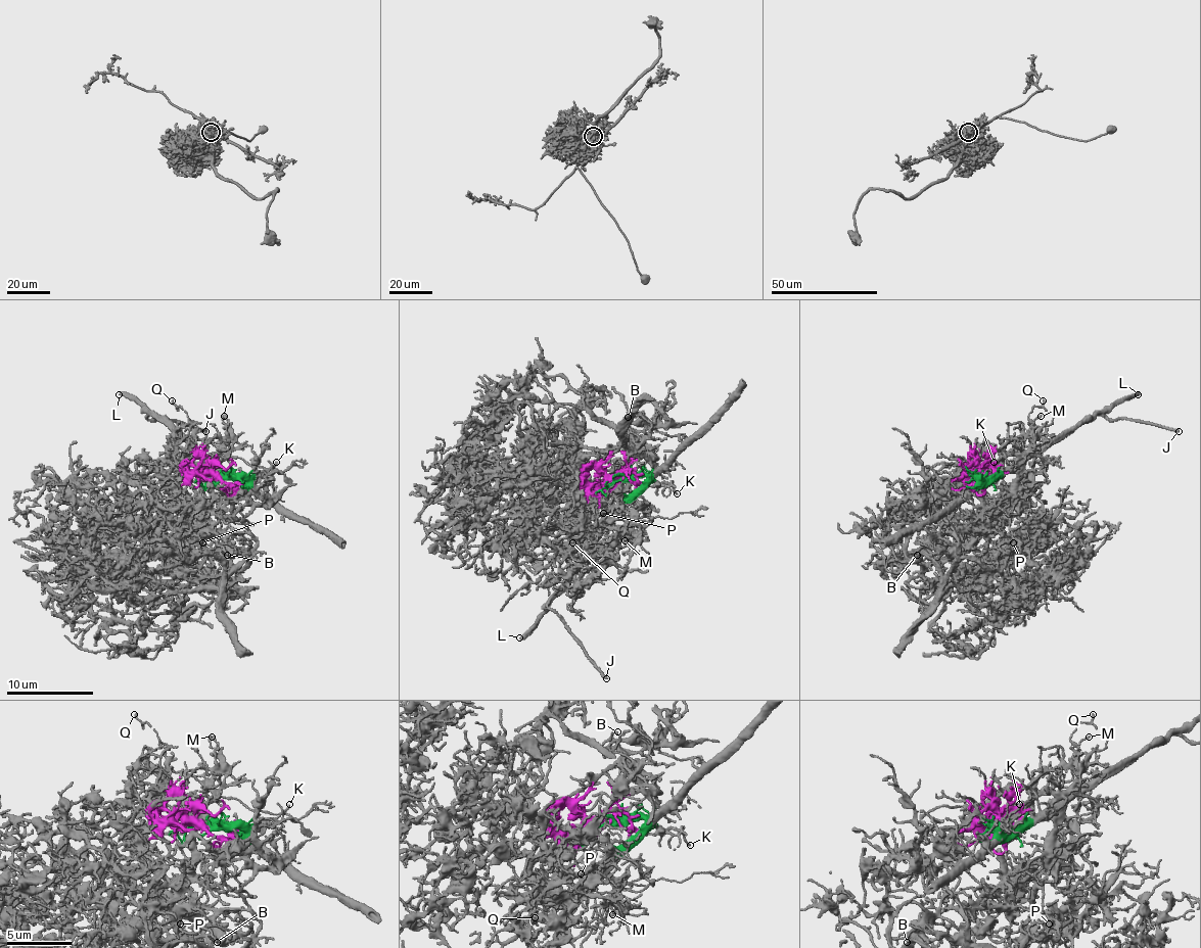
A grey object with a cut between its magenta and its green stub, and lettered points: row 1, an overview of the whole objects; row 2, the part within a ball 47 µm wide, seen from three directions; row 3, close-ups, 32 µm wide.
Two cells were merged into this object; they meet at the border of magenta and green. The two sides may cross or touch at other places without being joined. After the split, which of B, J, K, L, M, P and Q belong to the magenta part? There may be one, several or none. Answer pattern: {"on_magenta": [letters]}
{"on_magenta": ["B", "P"]}

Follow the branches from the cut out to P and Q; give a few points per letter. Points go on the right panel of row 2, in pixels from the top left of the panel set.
P: (980, 476), (982, 466), (986, 485), (1011, 487), (1019, 499), (988, 539), (1009, 555), (1021, 551), (1013, 541)
Q: (980, 476), (994, 479), (1011, 472), (1032, 451), (1032, 422), (1028, 416), (1044, 400)

